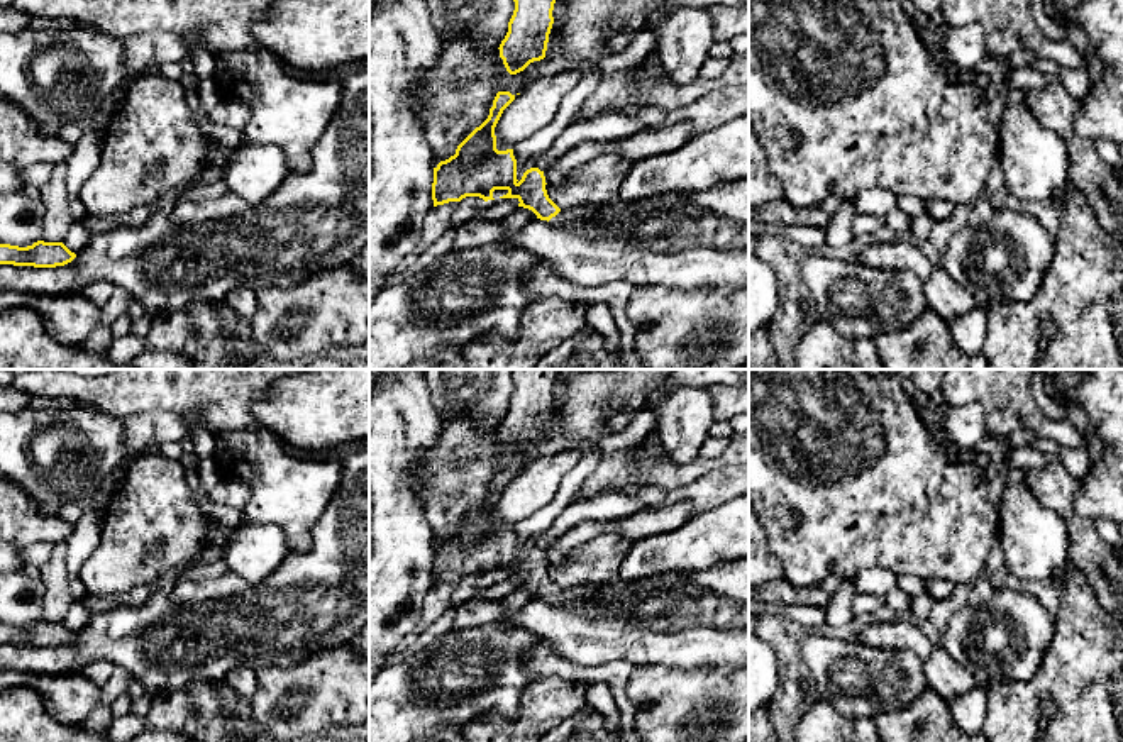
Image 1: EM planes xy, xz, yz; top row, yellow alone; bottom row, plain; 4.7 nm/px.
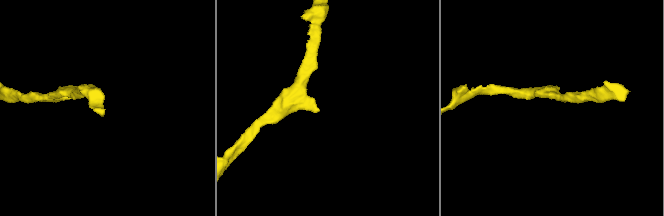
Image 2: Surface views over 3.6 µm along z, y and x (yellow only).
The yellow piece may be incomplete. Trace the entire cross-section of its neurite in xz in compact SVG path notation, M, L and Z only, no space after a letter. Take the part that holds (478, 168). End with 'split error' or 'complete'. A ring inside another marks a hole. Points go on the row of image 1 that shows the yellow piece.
M498 91L488 119L476 127L456 149L456 154L434 168L434 207L461 202L466 197L495 200L495 190L506 190L500 198L517 198L518 207L532 210L537 219L554 227L571 229L598 215L596 203L559 208L547 195L545 176L530 168L517 180L513 149L498 151L495 127L503 110L515 100L510 91Z; split error

